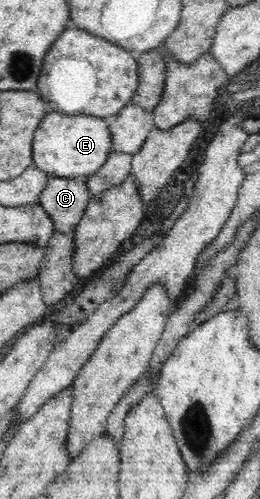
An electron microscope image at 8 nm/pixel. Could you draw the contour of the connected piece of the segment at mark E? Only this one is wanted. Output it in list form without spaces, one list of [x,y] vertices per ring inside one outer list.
[[[49,111],[44,117],[32,140],[34,166],[48,175],[82,179],[98,172],[98,168],[104,166],[108,154],[112,151],[109,120],[81,113],[62,114],[58,111]]]

